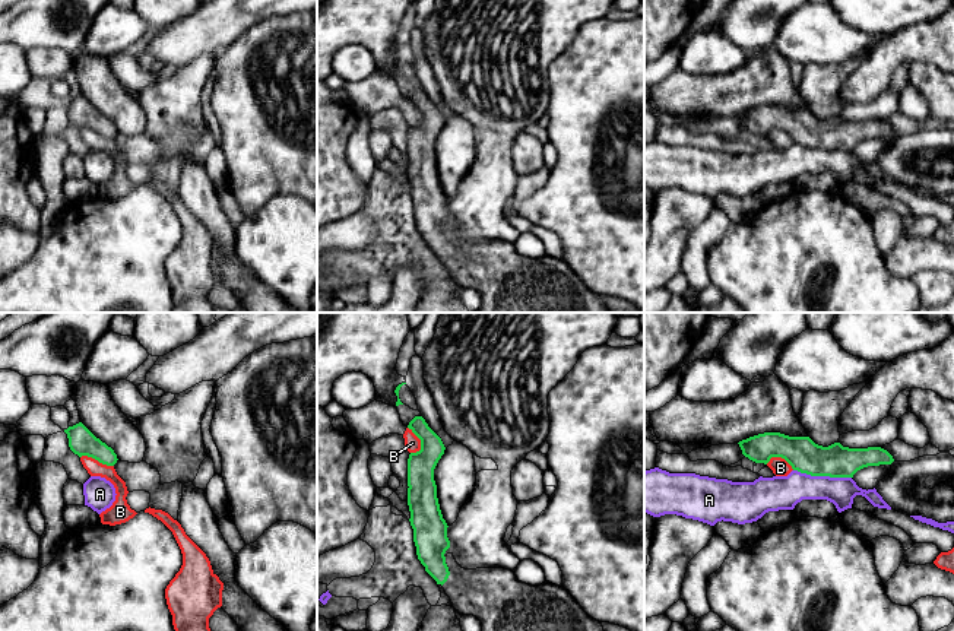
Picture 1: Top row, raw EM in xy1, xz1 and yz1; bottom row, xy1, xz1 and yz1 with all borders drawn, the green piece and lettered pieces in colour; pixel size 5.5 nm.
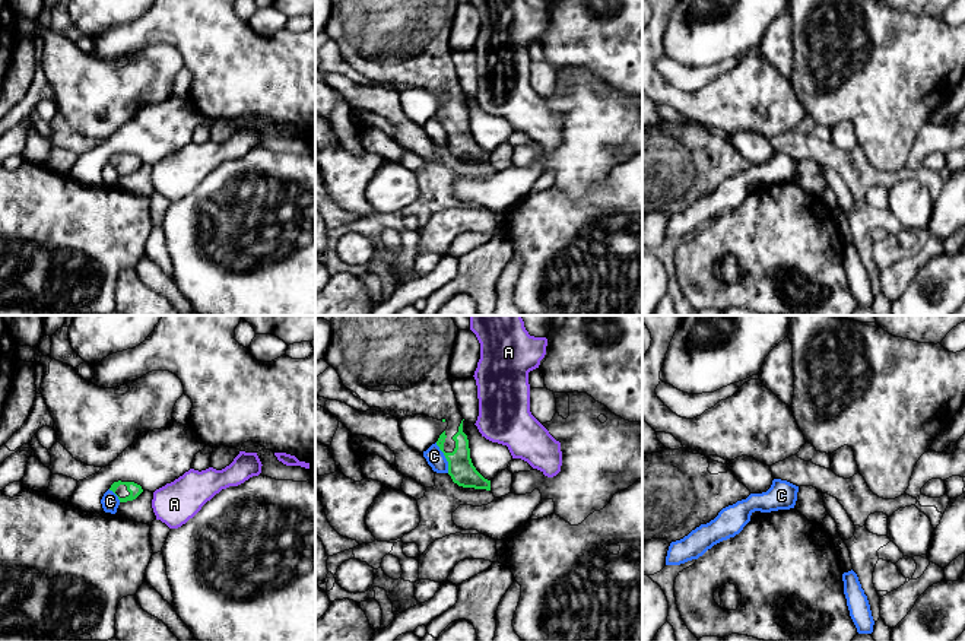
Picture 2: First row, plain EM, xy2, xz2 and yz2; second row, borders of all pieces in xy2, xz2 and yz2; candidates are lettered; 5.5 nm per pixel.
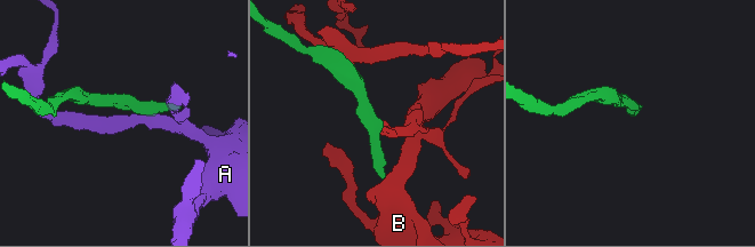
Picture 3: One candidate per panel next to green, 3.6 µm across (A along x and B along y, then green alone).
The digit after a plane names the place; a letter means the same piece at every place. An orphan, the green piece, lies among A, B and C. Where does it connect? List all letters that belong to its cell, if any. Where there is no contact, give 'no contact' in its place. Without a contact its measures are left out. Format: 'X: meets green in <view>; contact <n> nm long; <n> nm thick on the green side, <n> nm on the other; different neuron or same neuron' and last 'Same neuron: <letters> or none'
A: meets green in yz1; contact 320 nm long; 180 nm thick on the green side, 190 nm on the other; different neuron
B: meets green in xy1; contact 190 nm long; 150 nm thick on the green side, 90 nm on the other; different neuron
C: meets green in xz2; contact 180 nm long; 140 nm thick on the green side, 100 nm on the other; different neuron
Same neuron: none

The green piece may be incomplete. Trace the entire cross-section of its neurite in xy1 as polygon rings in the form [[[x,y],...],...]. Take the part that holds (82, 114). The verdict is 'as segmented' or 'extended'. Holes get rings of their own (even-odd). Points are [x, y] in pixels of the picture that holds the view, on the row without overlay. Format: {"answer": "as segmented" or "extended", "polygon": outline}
{"answer": "as segmented", "polygon": [[[82,95],[64,102],[69,111],[70,123],[79,130],[88,129],[102,137],[114,139],[117,127],[111,120],[96,111]]]}

